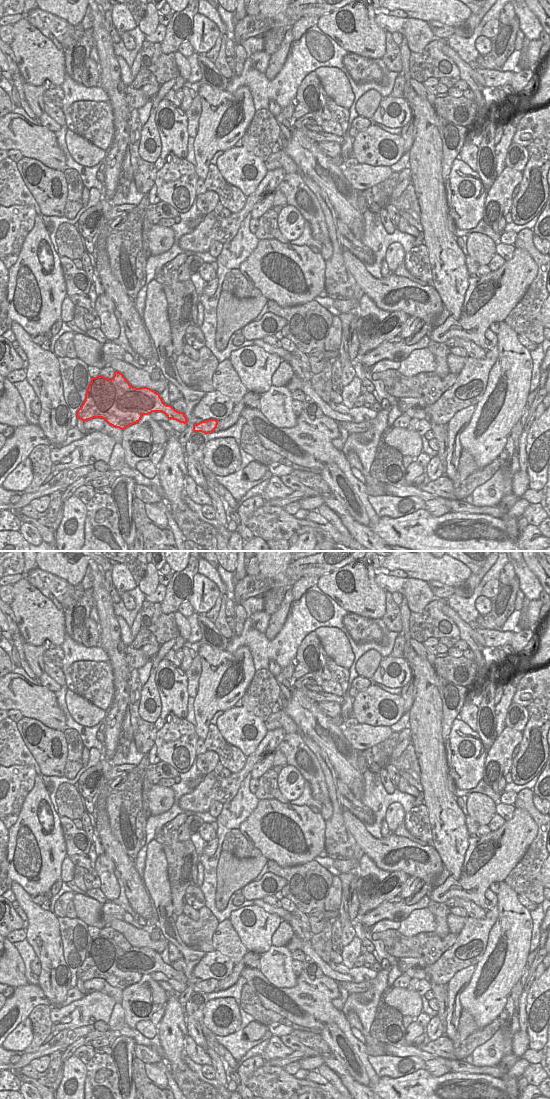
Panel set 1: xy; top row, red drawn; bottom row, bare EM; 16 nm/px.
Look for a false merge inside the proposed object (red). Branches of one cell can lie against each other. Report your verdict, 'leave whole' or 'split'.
split

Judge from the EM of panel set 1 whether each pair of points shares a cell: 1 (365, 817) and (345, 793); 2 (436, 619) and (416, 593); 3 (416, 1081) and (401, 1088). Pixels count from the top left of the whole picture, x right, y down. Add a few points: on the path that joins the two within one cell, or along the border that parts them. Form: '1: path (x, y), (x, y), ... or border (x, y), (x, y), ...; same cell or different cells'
1: path (360, 811), (348, 799); same cell
2: border (435, 597), (419, 612), (411, 612); different cells
3: path (412, 1084), (405, 1086); same cell

